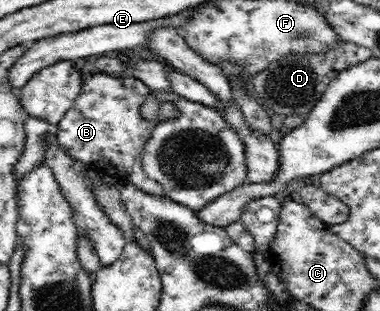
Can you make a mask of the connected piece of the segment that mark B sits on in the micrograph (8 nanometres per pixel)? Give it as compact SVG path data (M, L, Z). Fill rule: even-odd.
M96 73L83 82L73 105L53 129L58 146L69 158L81 162L102 177L114 179L119 186L134 184L138 191L164 197L160 183L151 180L142 166L142 150L152 136L153 123L144 119L140 108L151 90L140 78Z

